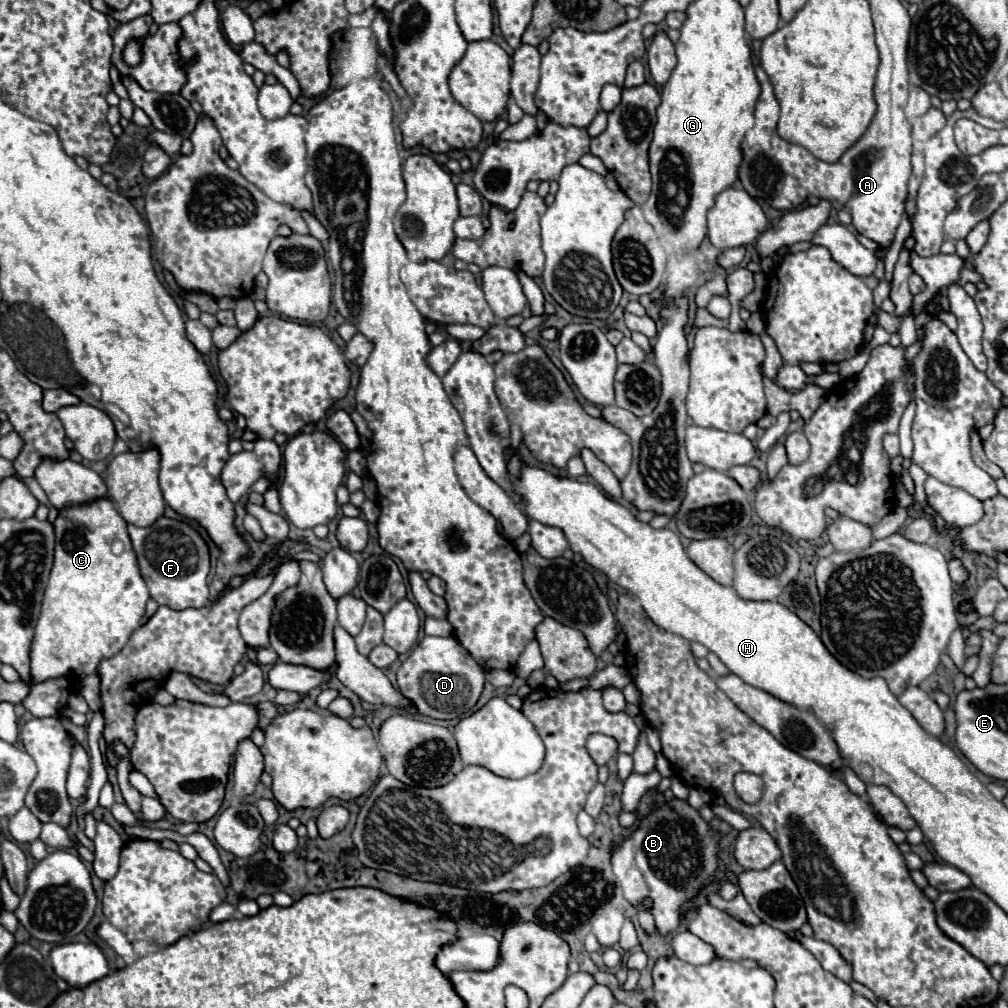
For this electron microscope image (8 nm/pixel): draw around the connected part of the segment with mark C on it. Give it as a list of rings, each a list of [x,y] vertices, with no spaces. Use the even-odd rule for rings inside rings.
[[[97,498],[85,504],[73,504],[59,510],[55,526],[55,564],[49,574],[49,584],[43,598],[43,610],[35,628],[31,648],[31,676],[33,682],[47,678],[77,676],[85,678],[97,672],[99,660],[115,656],[129,640],[131,632],[141,624],[149,588],[139,574],[135,550],[127,534],[127,522],[115,510],[109,498]]]

